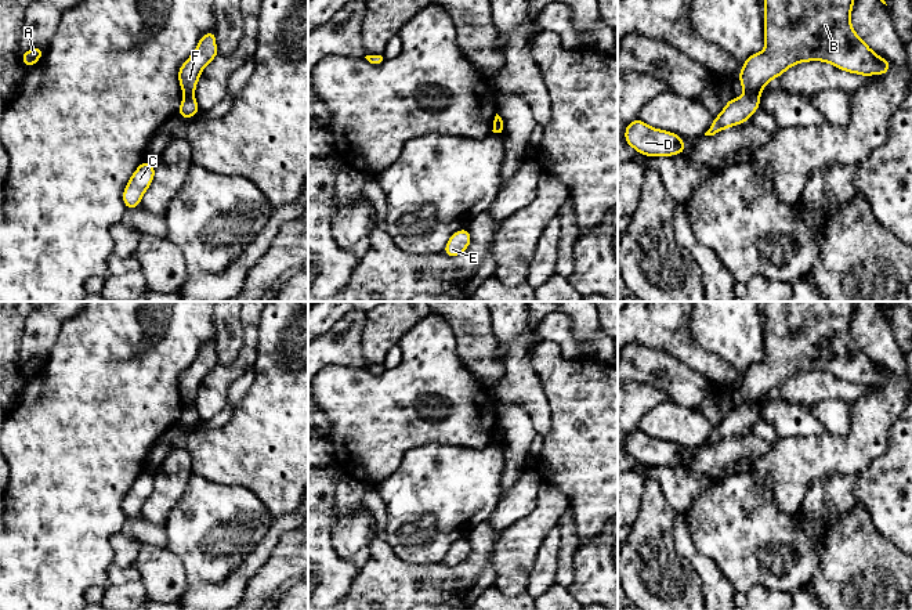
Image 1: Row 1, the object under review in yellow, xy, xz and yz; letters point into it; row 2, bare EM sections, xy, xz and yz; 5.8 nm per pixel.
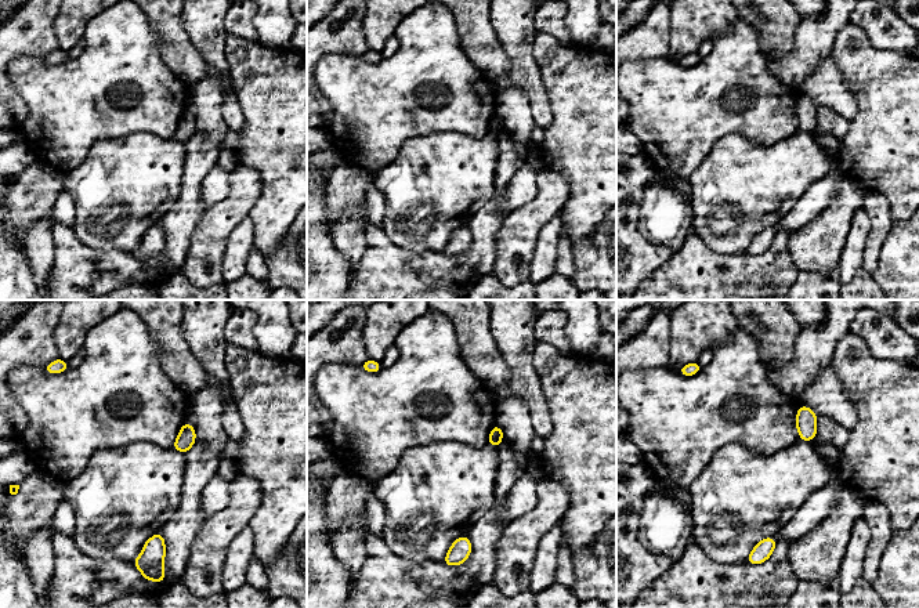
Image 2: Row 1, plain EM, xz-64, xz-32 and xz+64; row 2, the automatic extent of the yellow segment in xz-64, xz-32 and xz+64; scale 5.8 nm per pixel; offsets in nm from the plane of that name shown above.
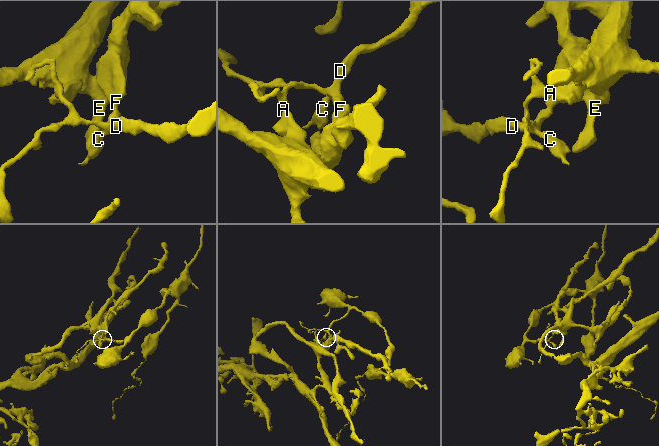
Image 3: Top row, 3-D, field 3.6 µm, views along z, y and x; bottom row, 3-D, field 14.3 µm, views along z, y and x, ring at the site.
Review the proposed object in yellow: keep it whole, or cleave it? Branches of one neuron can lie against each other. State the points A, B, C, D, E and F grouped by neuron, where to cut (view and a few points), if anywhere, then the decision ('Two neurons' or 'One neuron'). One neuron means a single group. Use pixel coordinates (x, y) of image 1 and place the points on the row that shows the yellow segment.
Groups: A C D / B E F. Split along yz (746, 93), (757, 94). Two neurons

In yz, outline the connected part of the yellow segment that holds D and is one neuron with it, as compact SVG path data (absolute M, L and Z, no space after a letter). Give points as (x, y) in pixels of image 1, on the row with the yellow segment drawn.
M640 119L626 126L625 140L637 152L647 156L673 156L683 154L687 148L678 134L654 129Z

